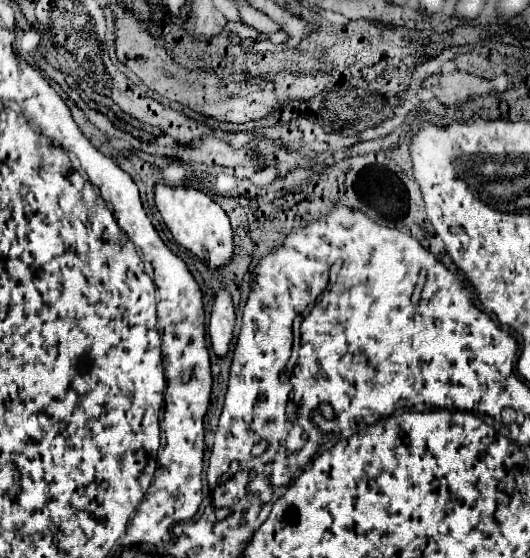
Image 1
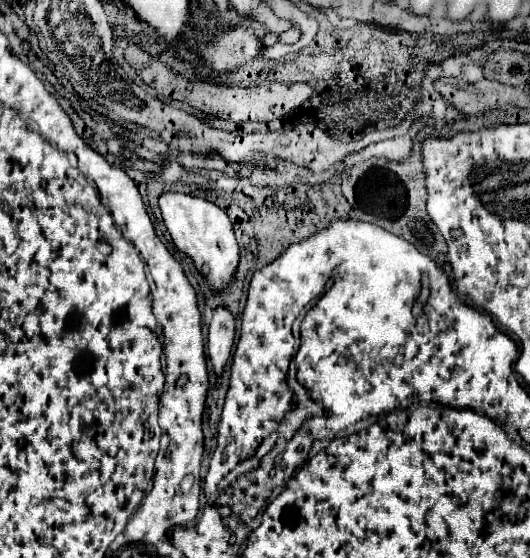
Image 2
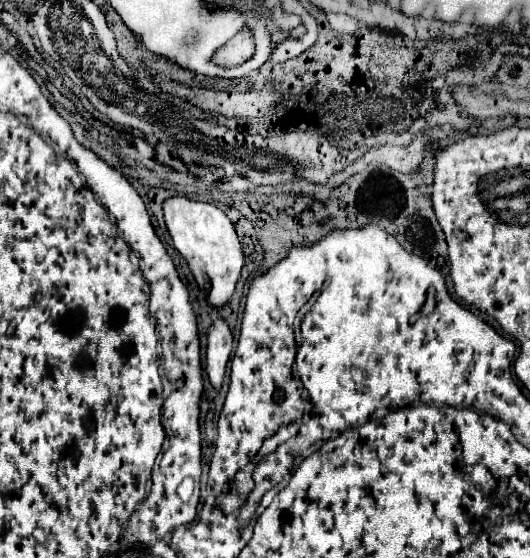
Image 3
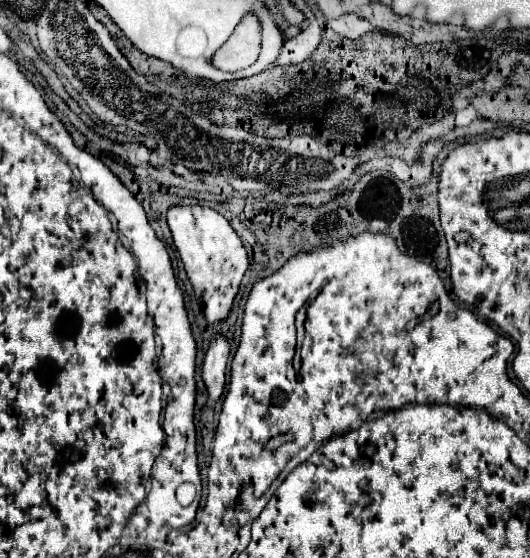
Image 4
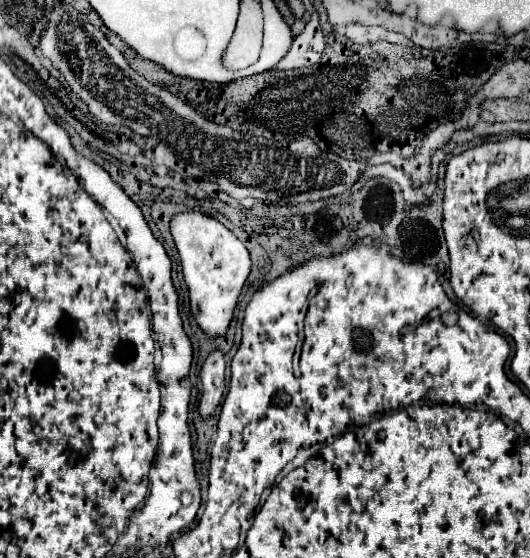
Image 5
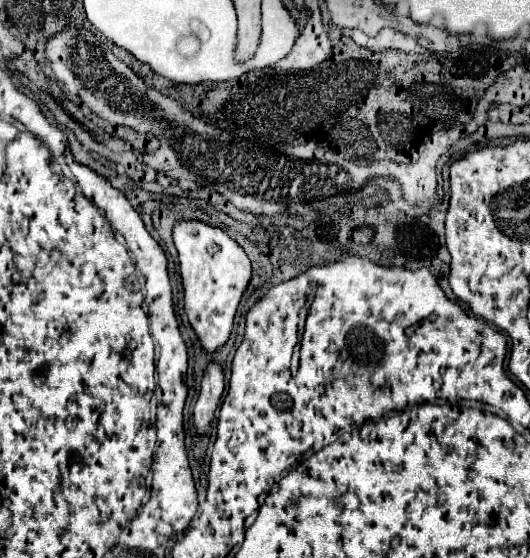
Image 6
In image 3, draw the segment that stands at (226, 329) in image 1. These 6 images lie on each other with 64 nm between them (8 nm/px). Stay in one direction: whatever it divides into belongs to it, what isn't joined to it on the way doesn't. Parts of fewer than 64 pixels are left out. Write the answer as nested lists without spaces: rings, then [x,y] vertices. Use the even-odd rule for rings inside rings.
[[[216,322],[208,332],[206,346],[206,374],[212,388],[218,392],[226,374],[226,364],[232,352],[232,332],[226,322]]]

